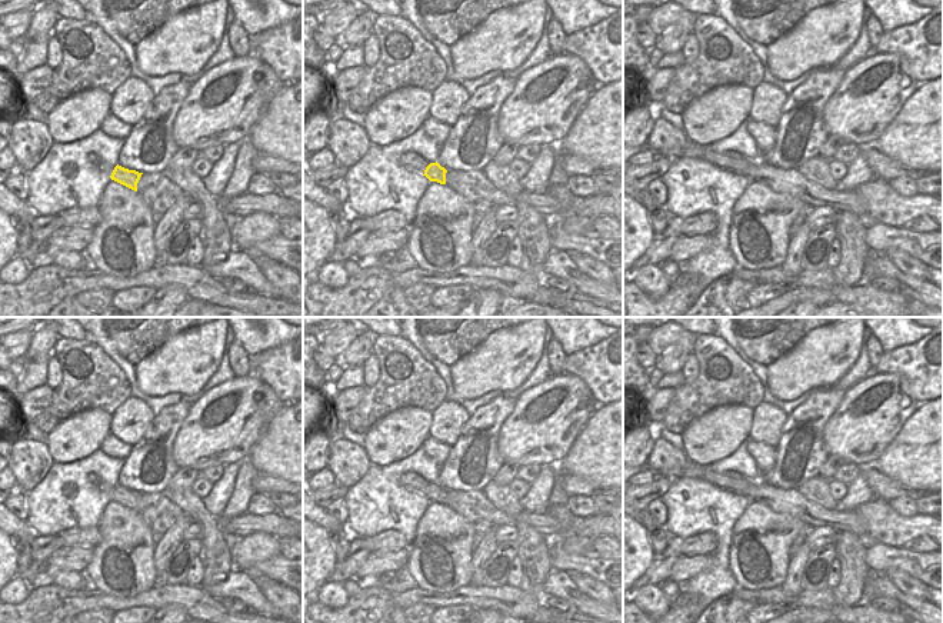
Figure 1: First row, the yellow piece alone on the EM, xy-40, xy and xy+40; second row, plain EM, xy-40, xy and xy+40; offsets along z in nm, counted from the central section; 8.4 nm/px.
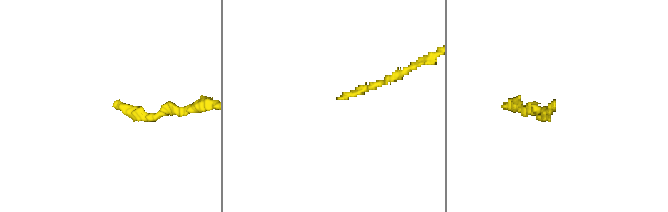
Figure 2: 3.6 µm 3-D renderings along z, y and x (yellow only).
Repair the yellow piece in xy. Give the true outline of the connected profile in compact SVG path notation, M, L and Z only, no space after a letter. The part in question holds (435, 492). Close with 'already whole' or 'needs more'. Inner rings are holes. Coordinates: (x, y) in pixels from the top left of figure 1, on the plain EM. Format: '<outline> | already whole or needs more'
M409 472L403 473L399 477L399 483L411 487L426 496L430 502L437 502L440 504L446 504L446 499L456 499L459 494L476 494L477 490L453 490L453 489L444 489L441 487L437 482L436 483L429 483L426 482L421 476Z | needs more

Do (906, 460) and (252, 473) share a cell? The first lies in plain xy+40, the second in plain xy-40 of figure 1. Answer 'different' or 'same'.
different

